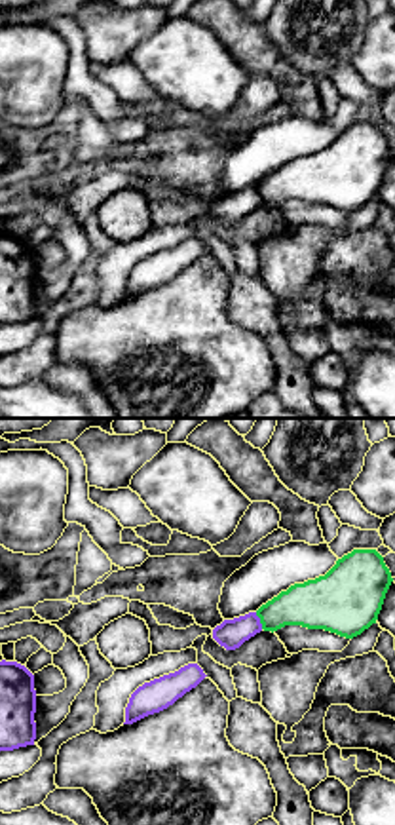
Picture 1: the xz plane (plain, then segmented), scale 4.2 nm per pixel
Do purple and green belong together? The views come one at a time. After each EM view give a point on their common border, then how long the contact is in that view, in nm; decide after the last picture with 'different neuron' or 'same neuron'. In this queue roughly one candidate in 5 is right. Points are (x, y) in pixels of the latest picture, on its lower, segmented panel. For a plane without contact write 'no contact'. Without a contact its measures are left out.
contact (259, 620); length 80 nm

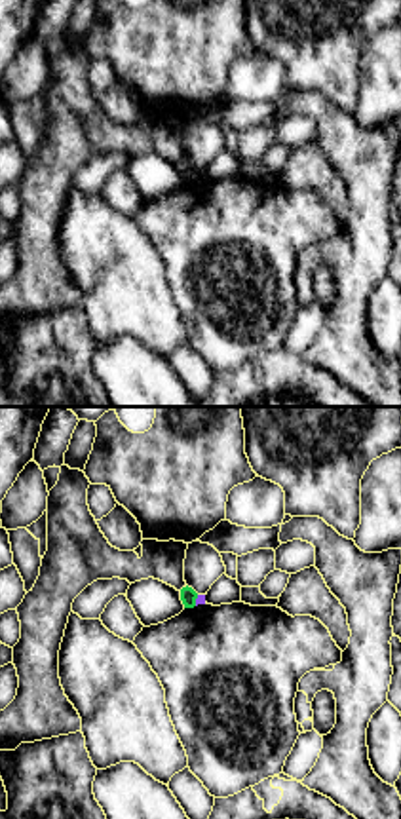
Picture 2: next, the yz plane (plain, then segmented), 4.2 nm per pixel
contact (196, 601); length 50 nm

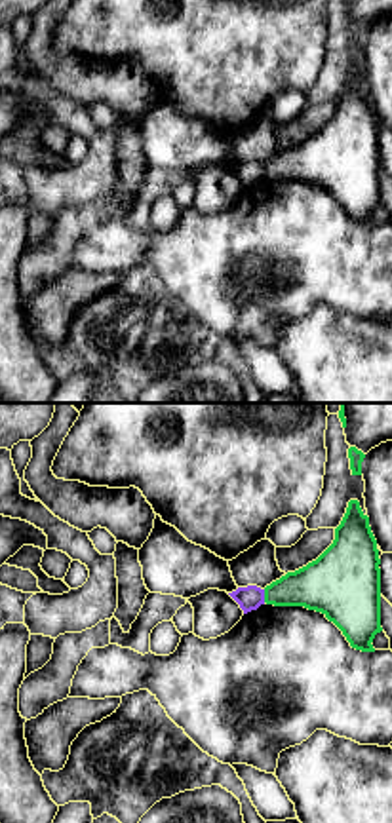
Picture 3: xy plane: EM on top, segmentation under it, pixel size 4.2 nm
contact (263, 595); length 60 nm

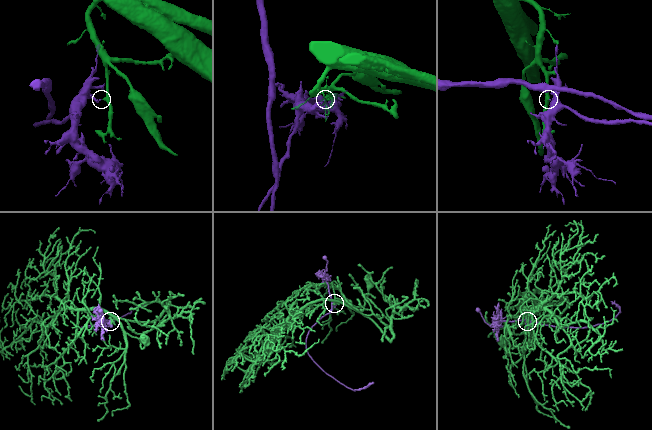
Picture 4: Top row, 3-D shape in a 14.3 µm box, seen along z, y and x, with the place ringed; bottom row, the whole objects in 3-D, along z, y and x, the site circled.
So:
different neuron

